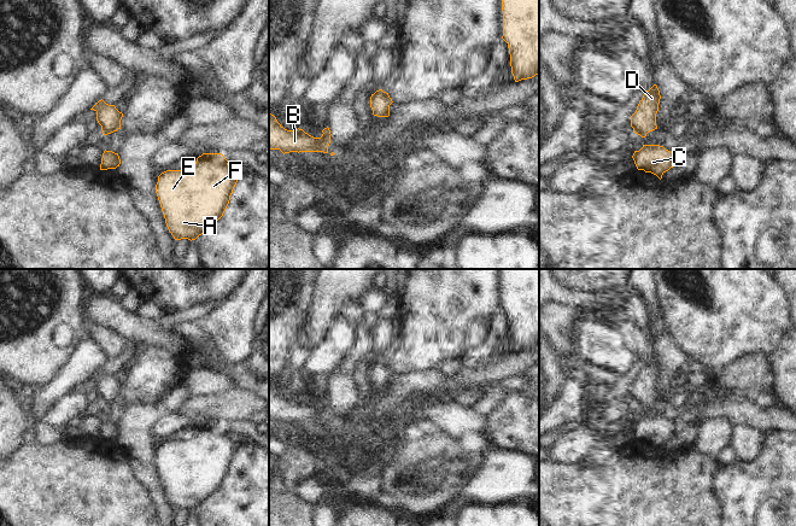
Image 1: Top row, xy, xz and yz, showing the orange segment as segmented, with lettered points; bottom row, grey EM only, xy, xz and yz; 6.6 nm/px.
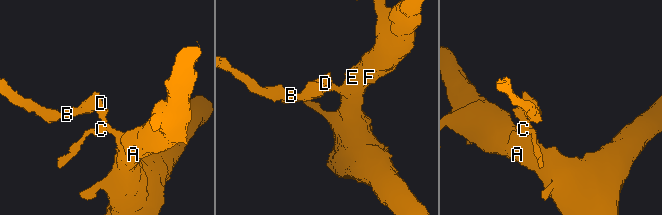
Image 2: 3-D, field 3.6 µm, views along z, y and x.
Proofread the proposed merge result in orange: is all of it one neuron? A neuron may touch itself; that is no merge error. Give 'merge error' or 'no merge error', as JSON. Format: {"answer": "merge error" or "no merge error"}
{"answer": "no merge error"}

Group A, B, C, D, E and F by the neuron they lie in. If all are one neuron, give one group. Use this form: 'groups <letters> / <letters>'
groups A B C D E F

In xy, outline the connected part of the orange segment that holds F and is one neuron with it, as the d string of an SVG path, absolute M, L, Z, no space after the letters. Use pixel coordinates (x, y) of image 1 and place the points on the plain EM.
M203 423L187 440L158 446L156 463L175 510L195 510L224 484L238 445L222 423Z

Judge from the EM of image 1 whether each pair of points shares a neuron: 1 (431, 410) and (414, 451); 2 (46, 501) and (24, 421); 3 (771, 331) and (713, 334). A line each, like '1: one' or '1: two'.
1: two
2: two
3: one

